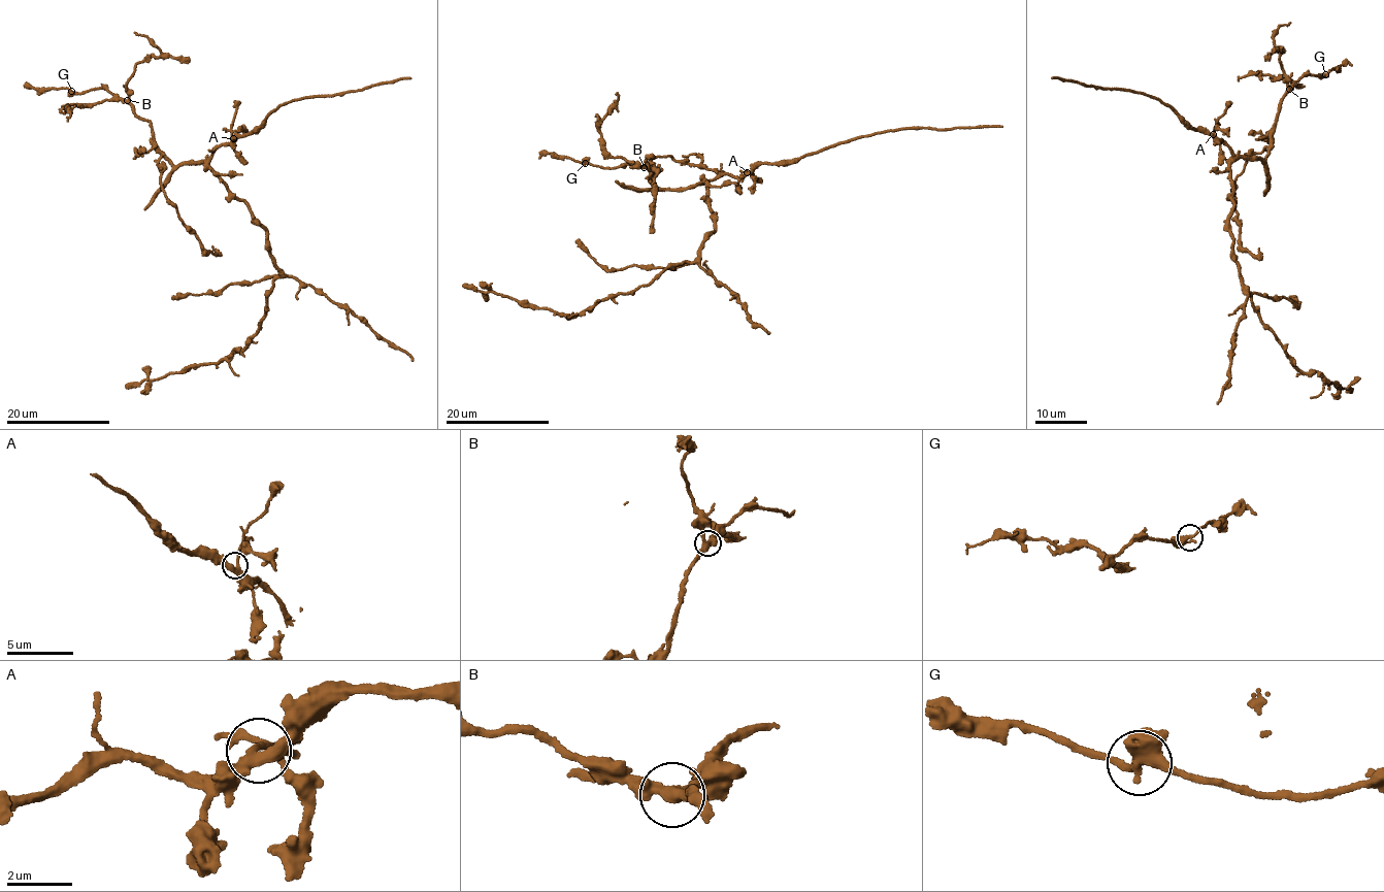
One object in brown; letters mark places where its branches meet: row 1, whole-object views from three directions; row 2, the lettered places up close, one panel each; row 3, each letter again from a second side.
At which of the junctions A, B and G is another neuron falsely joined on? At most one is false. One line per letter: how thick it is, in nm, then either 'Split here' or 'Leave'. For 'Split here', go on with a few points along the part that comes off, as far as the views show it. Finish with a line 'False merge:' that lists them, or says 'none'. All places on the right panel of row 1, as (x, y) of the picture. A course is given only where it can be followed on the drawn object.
A: Thickness 340 nm. Leave
B: Thickness 360 nm. Leave
G: Thickness 360 nm. Leave
False merge: none

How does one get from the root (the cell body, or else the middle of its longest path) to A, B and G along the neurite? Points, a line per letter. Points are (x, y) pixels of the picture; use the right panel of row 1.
A: (1231, 199), (1232, 153), (1213, 134)
B: (1231, 199), (1229, 166), (1243, 157), (1265, 159), (1280, 103), (1289, 89)
G: (1231, 199), (1231, 163), (1243, 157), (1265, 159), (1282, 97), (1306, 75), (1321, 77), (1325, 73)

